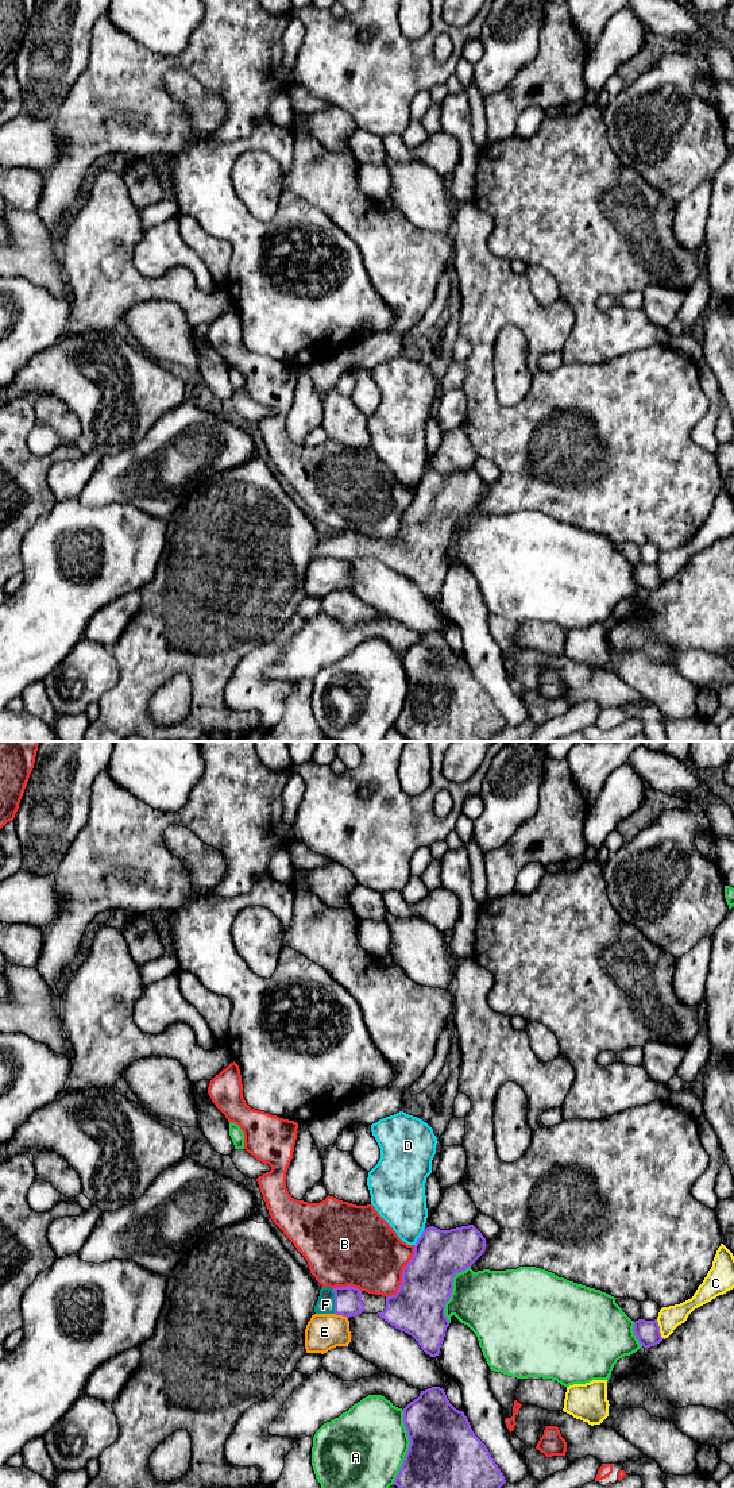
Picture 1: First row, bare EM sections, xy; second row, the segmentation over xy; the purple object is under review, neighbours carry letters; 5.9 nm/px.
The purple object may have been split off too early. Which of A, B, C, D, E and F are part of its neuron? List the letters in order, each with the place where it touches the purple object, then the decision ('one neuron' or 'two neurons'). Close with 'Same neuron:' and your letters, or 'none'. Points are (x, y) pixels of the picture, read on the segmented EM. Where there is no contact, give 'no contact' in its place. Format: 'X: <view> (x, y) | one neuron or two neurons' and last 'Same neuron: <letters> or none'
A: xy (409, 1446) | two neurons
B: xy (402, 1273) | two neurons
C: xy (659, 1329) | two neurons
D: xy (420, 1237) | two neurons
E: xy (342, 1314) | two neurons
F: xy (335, 1300) | one neuron
Same neuron: F

